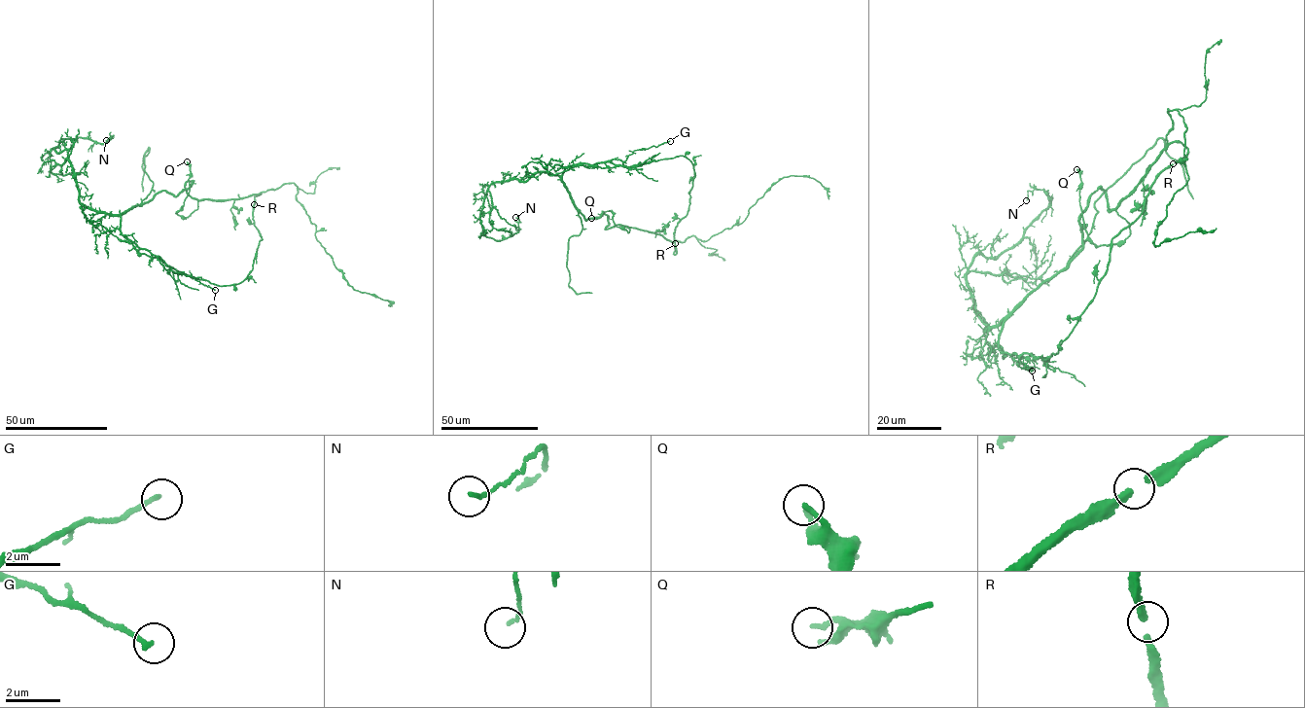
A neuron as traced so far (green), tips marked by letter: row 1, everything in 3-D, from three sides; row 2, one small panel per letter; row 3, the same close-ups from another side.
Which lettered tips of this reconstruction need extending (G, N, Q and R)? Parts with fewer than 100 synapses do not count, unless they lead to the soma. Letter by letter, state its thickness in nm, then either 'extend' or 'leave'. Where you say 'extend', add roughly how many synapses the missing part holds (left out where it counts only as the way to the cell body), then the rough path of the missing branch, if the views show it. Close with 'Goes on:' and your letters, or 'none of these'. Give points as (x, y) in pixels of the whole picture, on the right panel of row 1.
G: calibre 170 nm; leave
N: calibre 110 nm; leave
Q: calibre 190 nm; leave
R: calibre 200 nm; leave
Goes on: none of these

